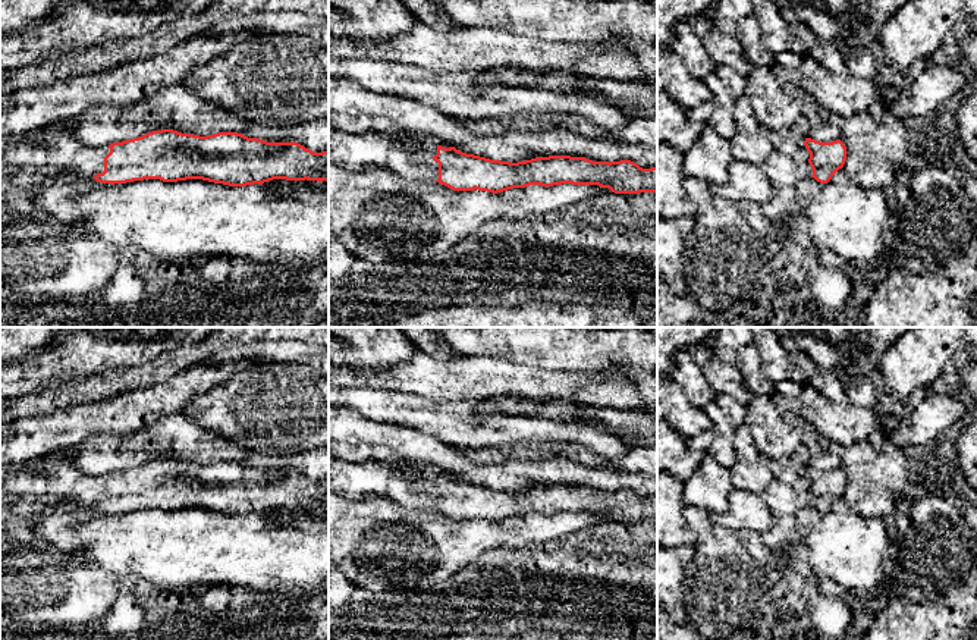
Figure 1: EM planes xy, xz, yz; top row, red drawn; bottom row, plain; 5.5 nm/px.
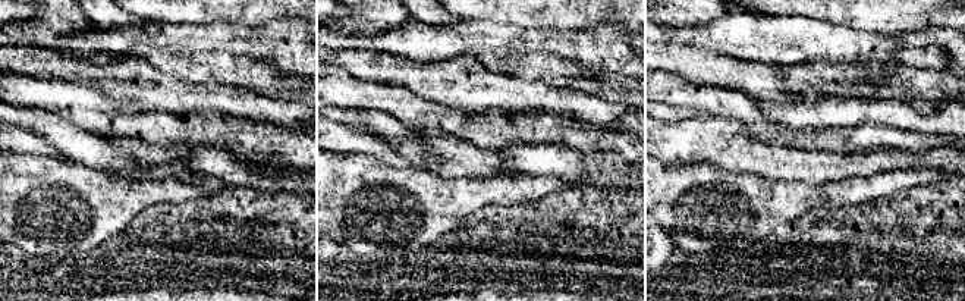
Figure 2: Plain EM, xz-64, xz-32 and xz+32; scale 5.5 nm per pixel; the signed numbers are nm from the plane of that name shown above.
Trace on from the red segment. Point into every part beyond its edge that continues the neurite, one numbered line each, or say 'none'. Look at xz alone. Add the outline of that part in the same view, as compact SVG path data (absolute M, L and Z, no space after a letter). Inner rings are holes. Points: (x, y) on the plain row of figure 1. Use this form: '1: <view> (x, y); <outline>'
1: xz (408, 483); M329 454L329 490L351 499L383 496L409 509L437 509L439 492L433 489L437 473L425 470L420 462L402 459L398 464L384 461L354 462Z

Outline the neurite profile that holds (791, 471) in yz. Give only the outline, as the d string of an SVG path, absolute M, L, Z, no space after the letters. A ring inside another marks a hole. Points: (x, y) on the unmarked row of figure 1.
M799 443L795 455L789 459L773 459L761 455L760 461L772 471L779 481L789 484L794 490L808 490L810 481L804 470L810 461L810 451L804 443Z

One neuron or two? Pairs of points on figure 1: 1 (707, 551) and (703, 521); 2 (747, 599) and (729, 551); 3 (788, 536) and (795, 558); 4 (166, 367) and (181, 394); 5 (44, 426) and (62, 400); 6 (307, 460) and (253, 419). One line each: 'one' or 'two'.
1: one
2: one
3: one
4: two
5: two
6: two

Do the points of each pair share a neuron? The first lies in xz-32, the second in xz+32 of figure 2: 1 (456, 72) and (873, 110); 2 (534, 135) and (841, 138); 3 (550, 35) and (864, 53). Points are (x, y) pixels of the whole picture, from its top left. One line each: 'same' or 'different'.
1: different
2: same
3: same

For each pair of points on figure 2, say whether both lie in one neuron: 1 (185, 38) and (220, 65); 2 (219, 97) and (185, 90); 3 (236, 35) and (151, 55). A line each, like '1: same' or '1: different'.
1: different
2: same
3: different

